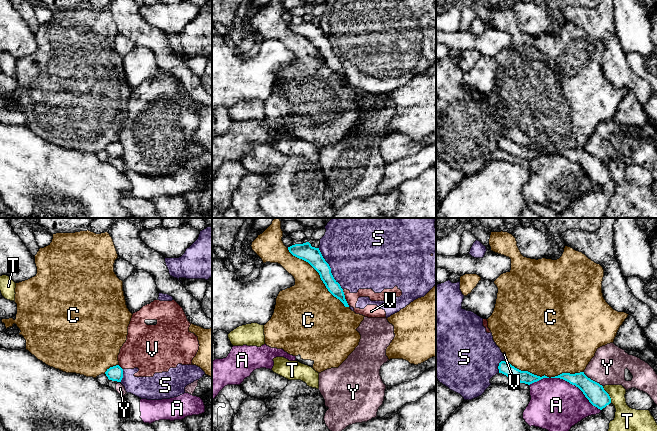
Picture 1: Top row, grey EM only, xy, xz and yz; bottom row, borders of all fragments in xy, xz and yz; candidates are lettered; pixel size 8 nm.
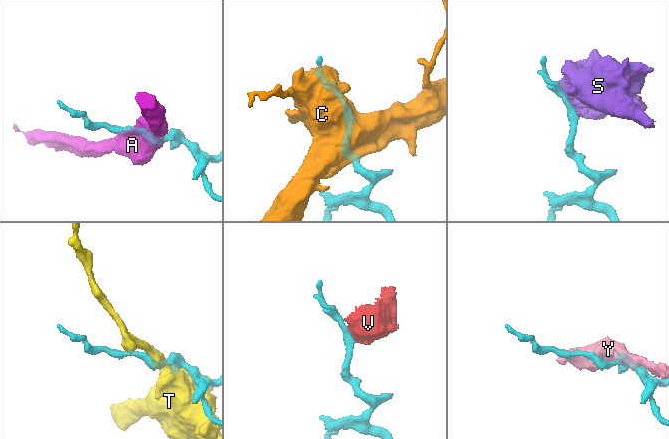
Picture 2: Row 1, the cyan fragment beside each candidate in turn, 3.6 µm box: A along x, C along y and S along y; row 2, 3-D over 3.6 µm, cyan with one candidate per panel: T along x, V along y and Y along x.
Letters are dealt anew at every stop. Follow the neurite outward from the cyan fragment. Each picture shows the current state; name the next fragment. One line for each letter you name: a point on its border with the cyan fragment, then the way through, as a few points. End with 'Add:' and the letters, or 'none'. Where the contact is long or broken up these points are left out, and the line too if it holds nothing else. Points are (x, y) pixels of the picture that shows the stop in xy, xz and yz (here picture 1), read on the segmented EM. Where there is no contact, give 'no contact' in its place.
Add: none

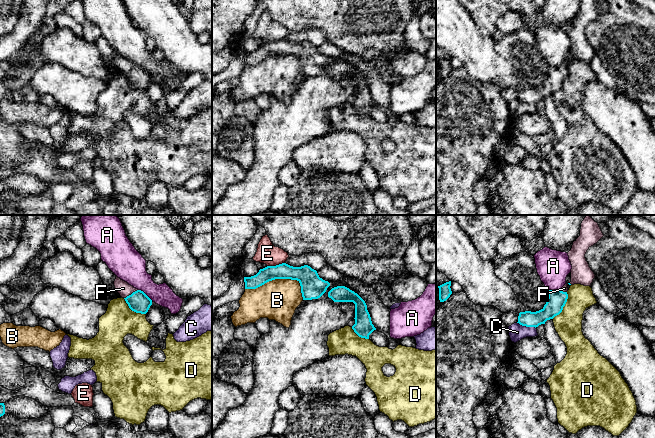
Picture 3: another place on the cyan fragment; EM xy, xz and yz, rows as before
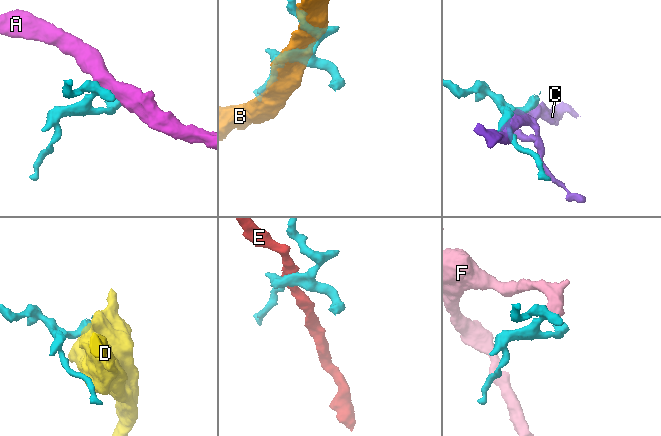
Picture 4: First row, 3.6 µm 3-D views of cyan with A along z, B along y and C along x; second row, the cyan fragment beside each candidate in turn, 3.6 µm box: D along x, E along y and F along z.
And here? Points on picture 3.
F: contact xy (131, 294); way xy (138, 301), (131, 294), (123, 288)
Add: F

